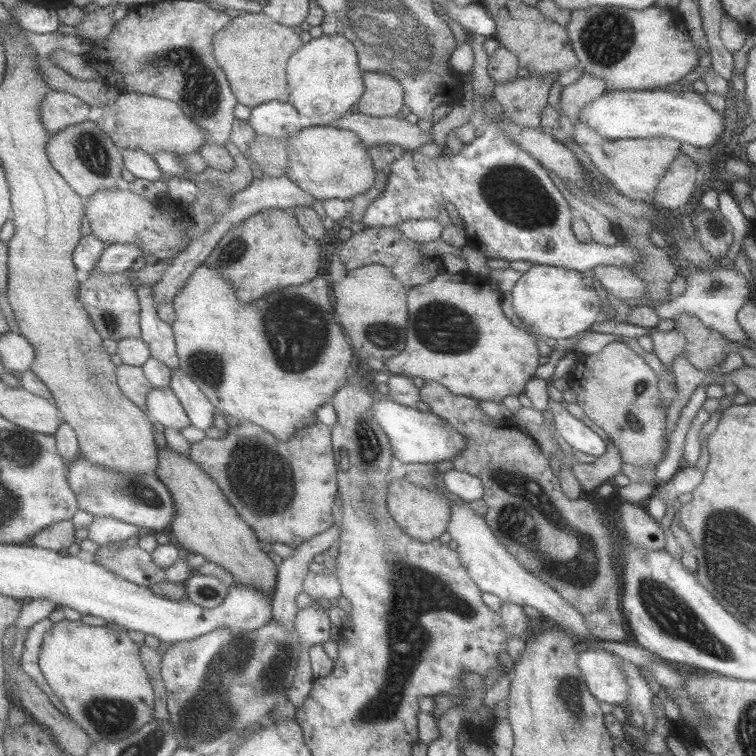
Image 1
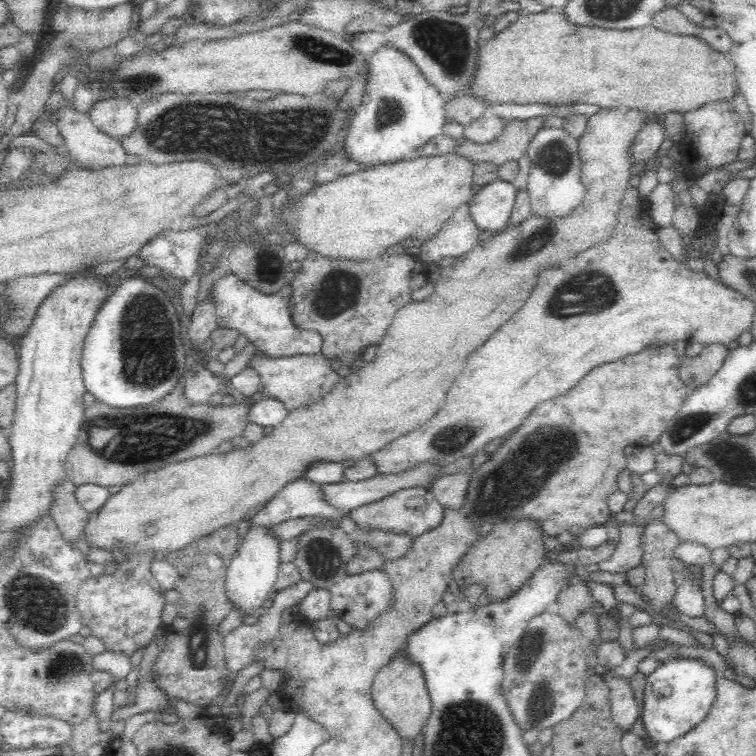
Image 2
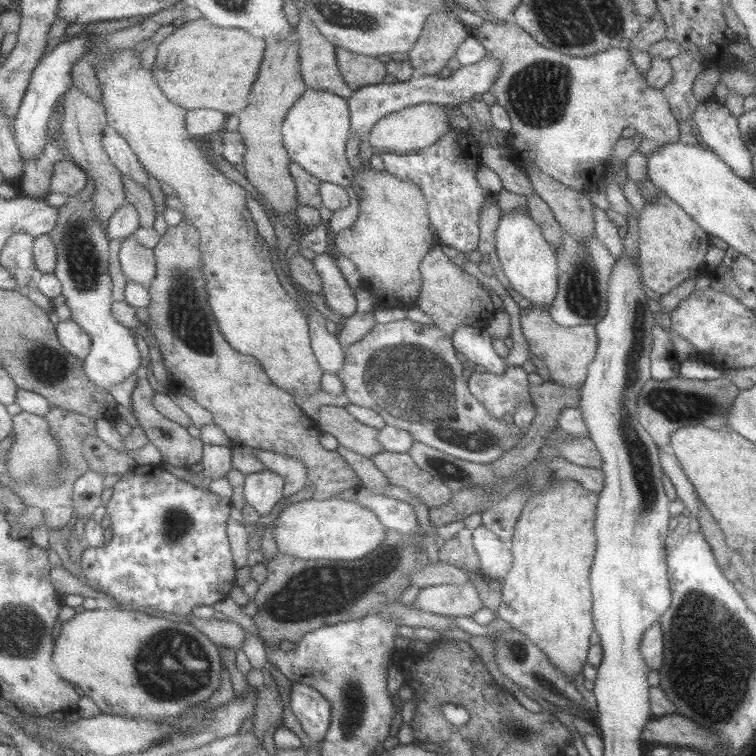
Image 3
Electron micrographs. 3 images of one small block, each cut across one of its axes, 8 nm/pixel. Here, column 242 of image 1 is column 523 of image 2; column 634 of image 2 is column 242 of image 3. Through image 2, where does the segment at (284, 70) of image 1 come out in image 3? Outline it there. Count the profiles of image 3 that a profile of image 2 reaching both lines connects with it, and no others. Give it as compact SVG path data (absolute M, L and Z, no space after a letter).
M201 17L191 22L179 22L178 30L163 40L152 72L159 76L159 87L163 88L171 102L189 110L213 108L227 115L238 115L250 106L252 88L259 78L266 50L265 39L255 37L243 28L219 28L207 18Z

